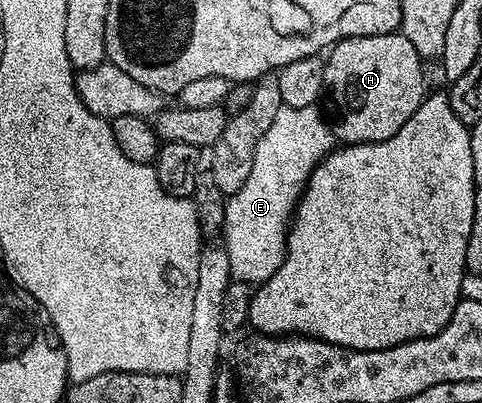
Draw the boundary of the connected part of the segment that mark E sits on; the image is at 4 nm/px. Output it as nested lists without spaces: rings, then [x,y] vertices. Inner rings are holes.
[[[280,106],[270,129],[262,133],[258,149],[254,149],[254,165],[242,189],[227,196],[224,204],[222,246],[229,255],[235,282],[256,285],[274,277],[288,250],[288,229],[296,204],[314,169],[333,147],[332,128],[319,106]]]

